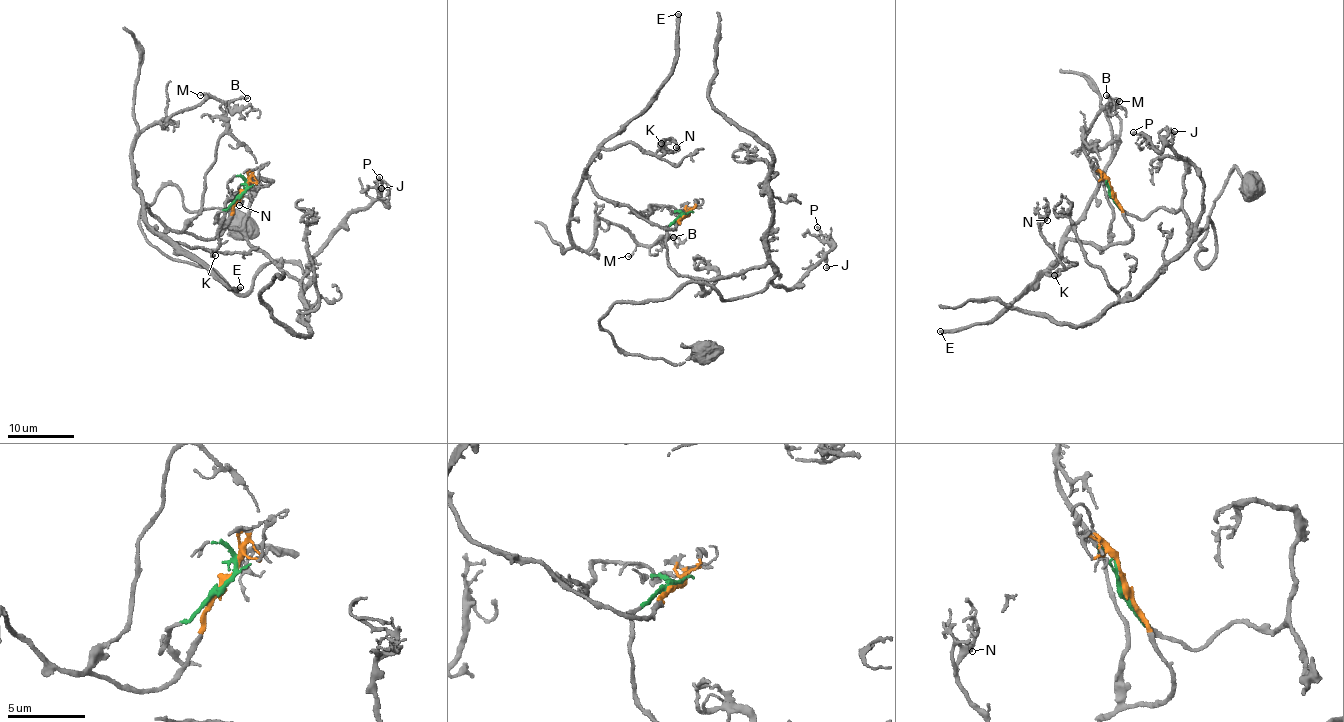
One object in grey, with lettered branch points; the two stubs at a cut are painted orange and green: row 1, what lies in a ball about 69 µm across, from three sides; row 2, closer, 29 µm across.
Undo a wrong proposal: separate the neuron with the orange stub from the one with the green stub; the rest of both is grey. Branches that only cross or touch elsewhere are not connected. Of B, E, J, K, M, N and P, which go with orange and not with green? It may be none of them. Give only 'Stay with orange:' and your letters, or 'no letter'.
Stay with orange: B, E, K, M, N

